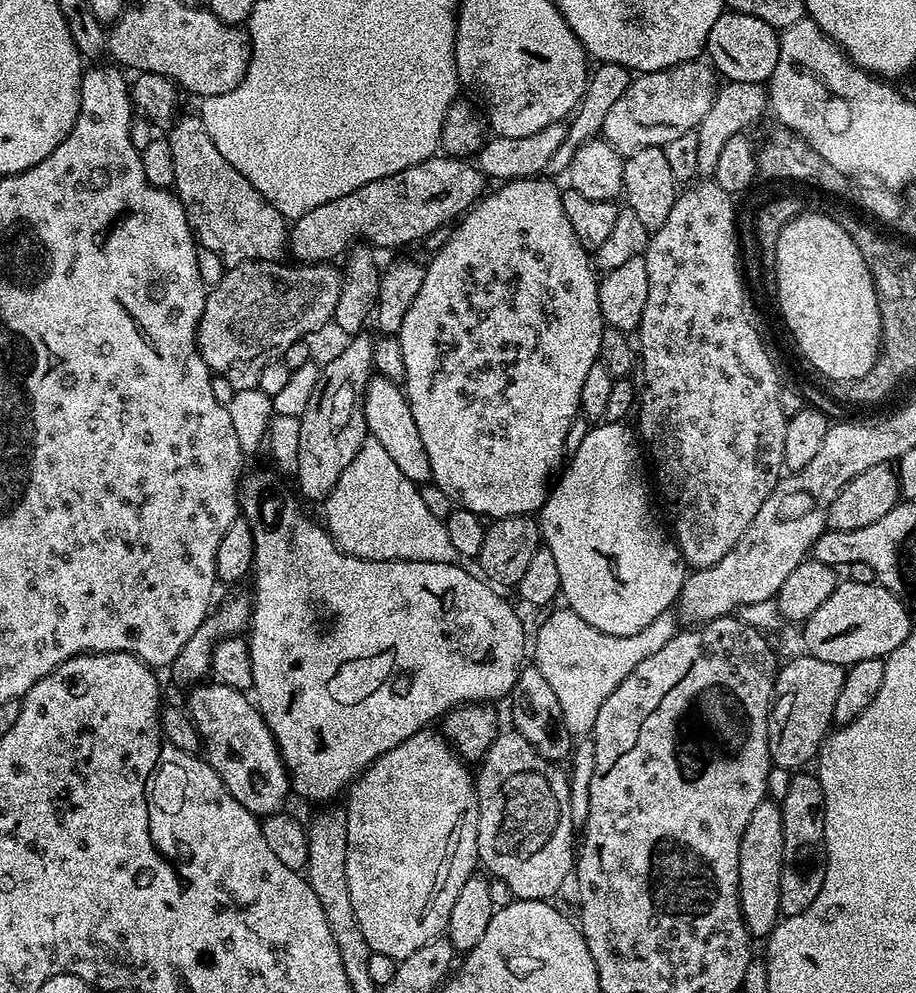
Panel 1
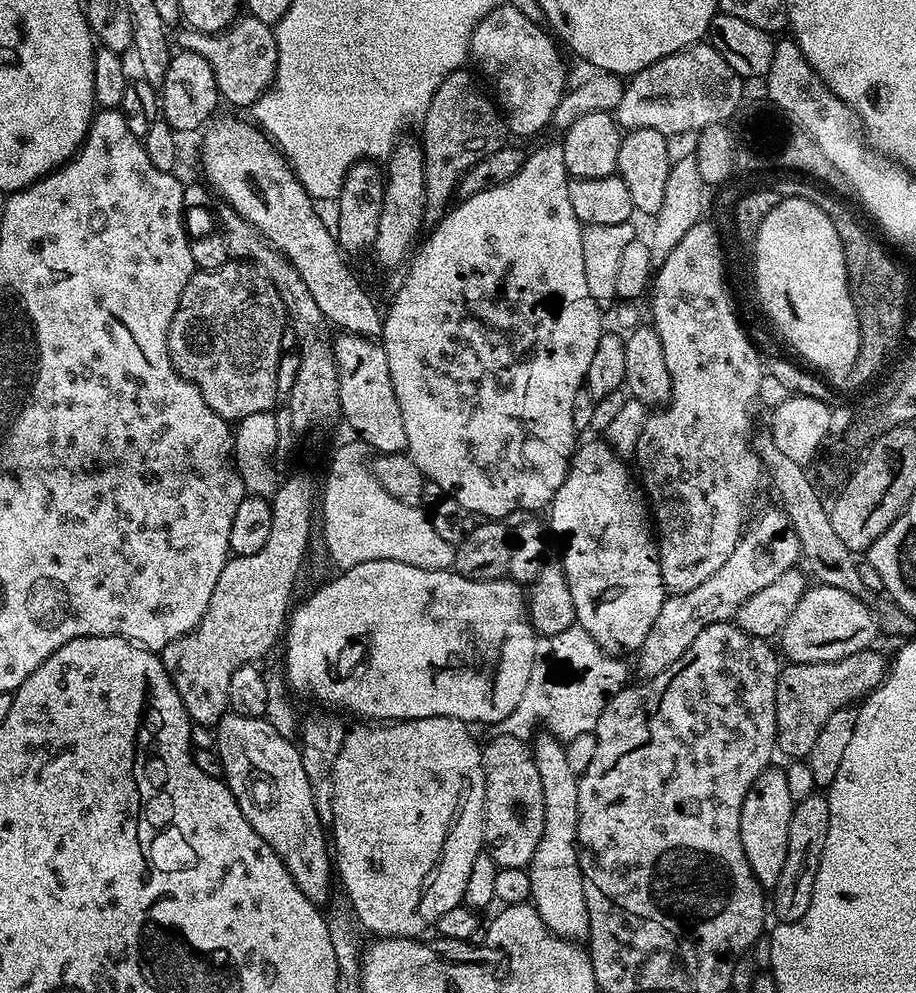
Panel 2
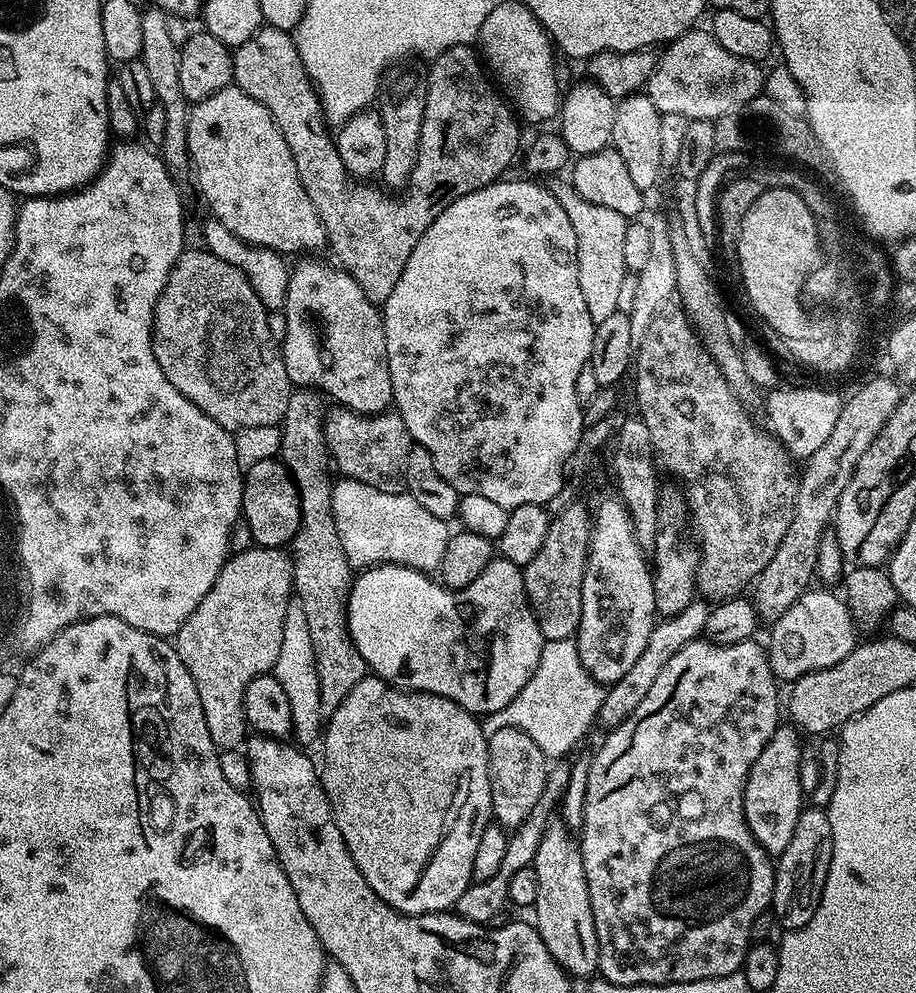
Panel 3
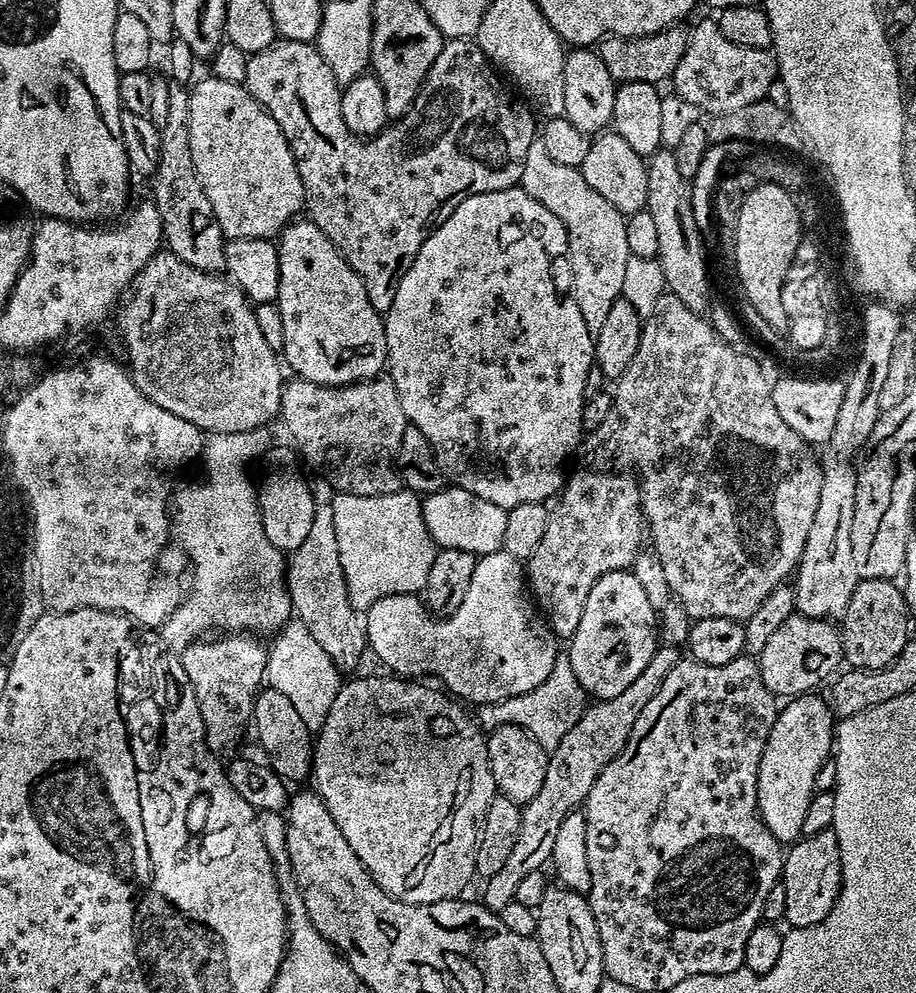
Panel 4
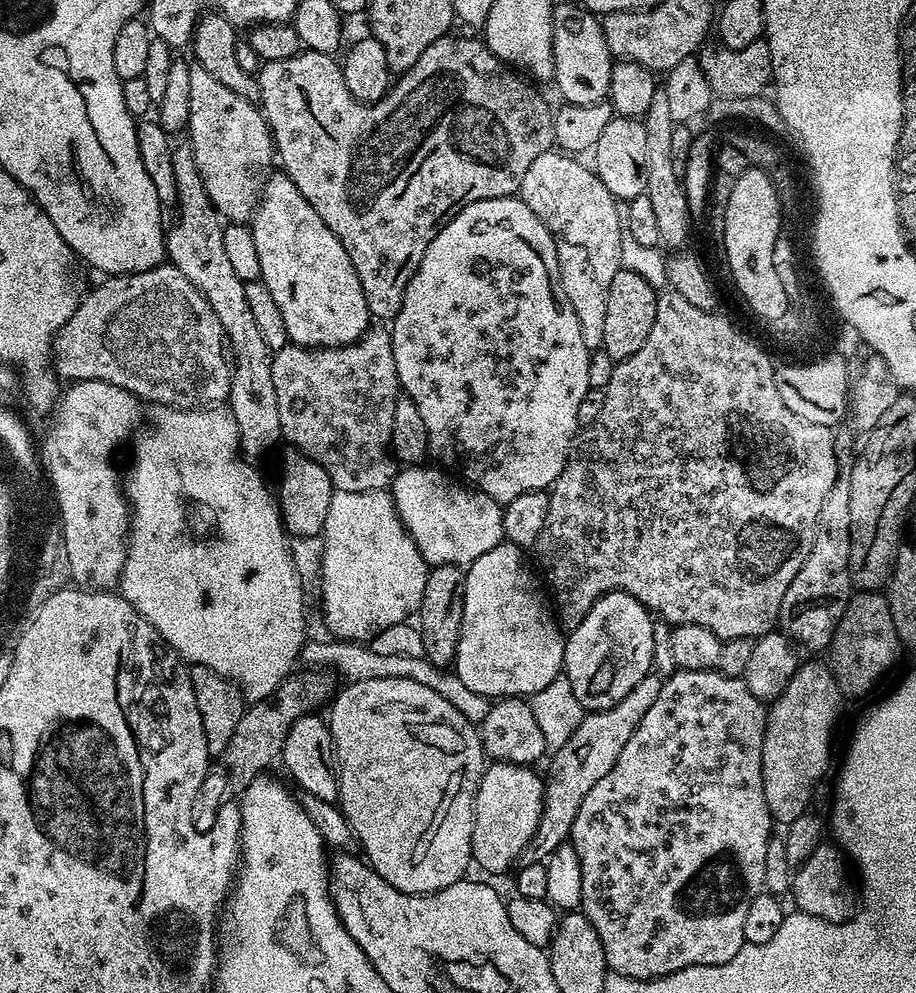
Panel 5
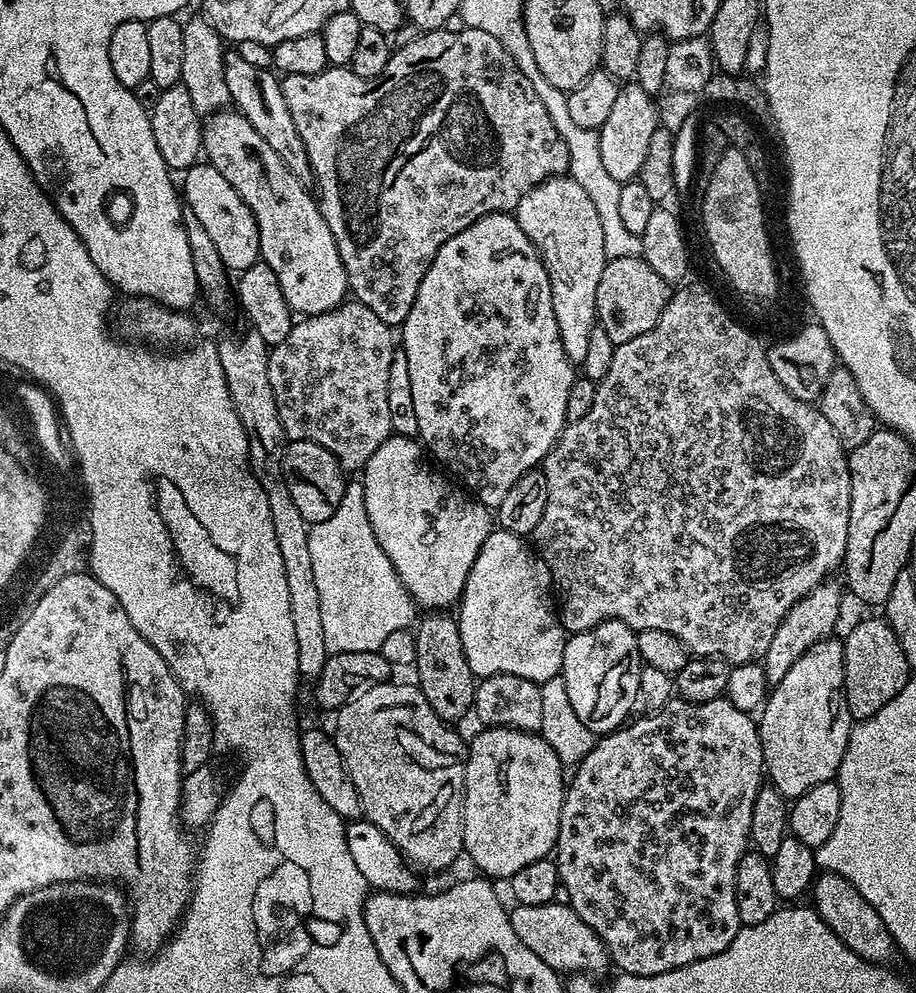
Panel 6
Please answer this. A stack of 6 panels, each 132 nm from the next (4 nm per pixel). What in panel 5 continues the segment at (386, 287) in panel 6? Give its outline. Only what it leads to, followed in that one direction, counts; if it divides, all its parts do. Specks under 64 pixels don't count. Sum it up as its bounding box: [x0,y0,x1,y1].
[258,35,554,322]

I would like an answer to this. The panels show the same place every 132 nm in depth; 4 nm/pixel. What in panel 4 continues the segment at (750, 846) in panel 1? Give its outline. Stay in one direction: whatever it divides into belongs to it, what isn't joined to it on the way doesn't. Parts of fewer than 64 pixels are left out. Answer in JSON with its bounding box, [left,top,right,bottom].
[758,694,834,846]

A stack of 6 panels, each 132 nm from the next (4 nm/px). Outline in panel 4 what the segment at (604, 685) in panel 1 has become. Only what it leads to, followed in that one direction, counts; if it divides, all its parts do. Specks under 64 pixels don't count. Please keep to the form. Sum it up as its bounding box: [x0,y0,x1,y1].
[480,655,586,753]

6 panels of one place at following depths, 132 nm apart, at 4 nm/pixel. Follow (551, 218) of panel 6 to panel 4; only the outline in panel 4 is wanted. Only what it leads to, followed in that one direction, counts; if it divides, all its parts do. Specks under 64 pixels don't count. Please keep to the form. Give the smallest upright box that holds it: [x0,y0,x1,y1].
[519,142,632,334]

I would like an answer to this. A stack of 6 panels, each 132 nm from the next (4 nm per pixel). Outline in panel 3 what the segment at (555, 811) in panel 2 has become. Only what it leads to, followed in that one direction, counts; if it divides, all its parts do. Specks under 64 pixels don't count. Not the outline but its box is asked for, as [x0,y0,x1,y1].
[532,819,600,977]

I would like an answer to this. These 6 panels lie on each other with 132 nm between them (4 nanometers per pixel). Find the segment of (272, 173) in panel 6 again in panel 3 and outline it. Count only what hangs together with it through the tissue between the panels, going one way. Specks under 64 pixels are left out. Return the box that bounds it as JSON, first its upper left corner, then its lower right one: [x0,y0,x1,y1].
[282,258,393,412]

